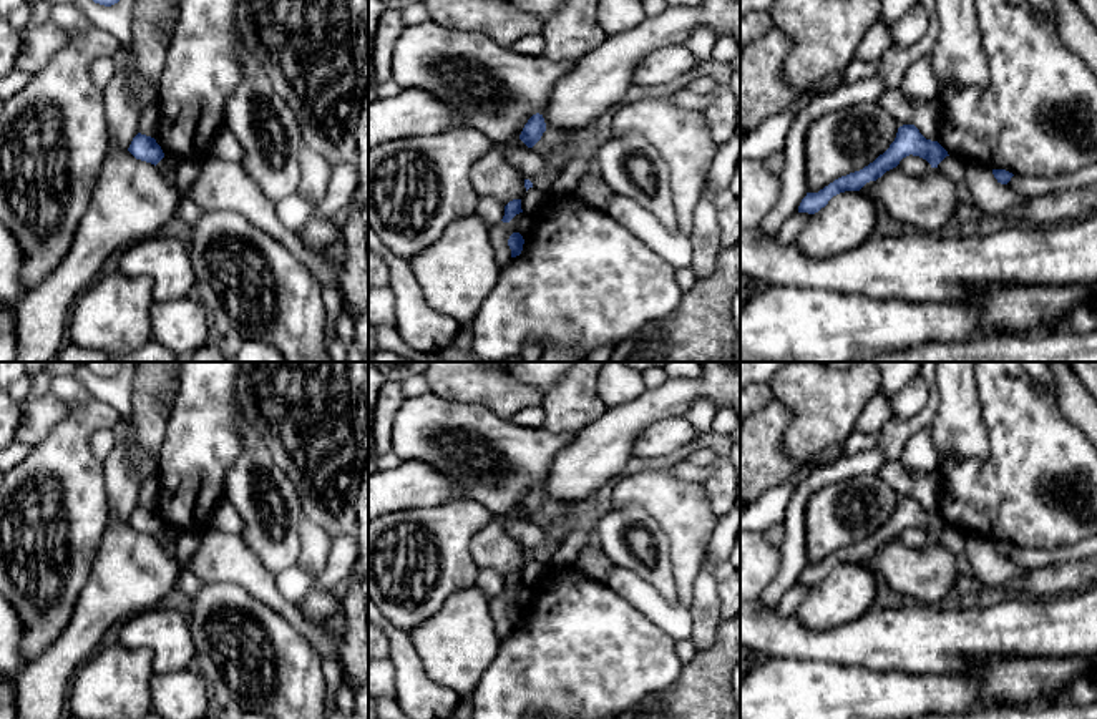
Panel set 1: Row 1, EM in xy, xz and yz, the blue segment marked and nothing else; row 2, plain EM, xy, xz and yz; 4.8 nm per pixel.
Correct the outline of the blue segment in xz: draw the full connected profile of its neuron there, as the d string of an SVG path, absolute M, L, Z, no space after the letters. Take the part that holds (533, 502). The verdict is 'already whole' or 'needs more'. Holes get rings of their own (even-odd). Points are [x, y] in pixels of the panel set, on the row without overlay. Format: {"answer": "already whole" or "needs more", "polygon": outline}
{"answer": "already whole", "polygon": "M536 485L533 487L528 495L524 496L519 511L528 518L533 520L546 503L546 495L543 487Z"}

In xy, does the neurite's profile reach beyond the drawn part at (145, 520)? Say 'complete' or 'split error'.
complete

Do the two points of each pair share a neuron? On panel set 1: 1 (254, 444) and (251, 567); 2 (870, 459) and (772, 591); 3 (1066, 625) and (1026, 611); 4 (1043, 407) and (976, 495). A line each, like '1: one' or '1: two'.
1: two
2: one
3: one
4: one

